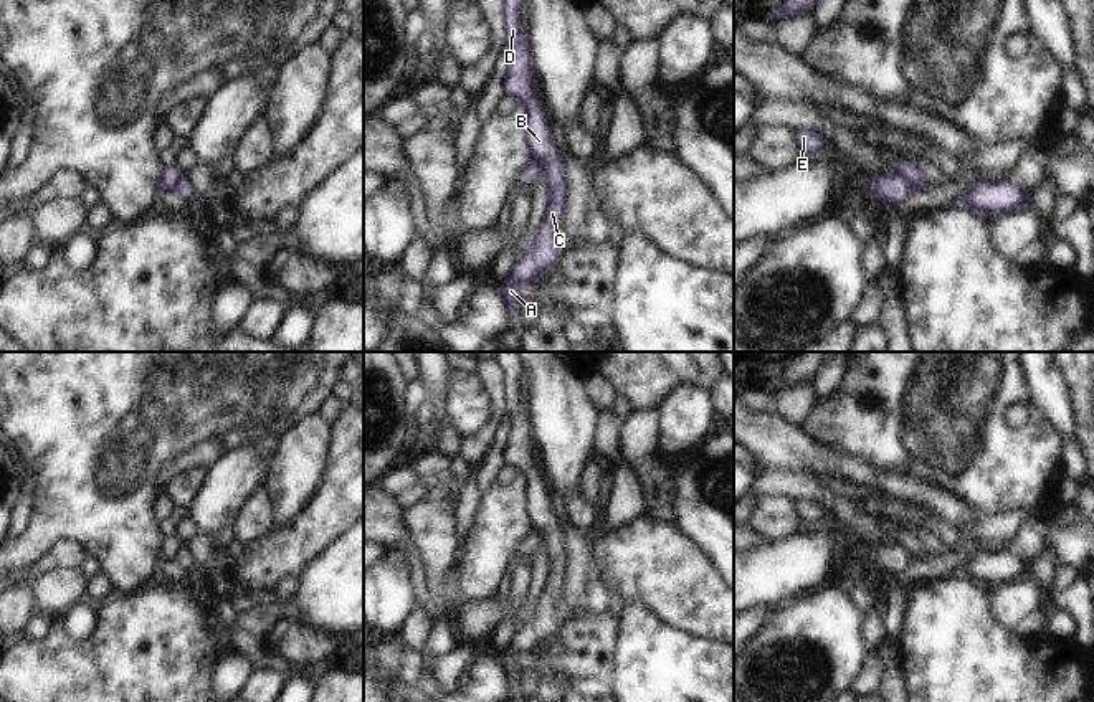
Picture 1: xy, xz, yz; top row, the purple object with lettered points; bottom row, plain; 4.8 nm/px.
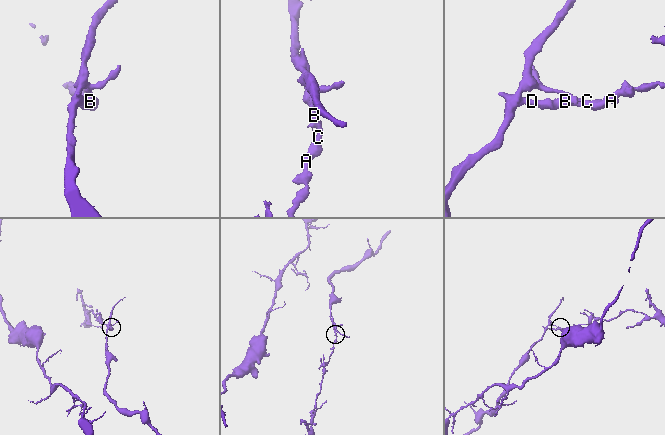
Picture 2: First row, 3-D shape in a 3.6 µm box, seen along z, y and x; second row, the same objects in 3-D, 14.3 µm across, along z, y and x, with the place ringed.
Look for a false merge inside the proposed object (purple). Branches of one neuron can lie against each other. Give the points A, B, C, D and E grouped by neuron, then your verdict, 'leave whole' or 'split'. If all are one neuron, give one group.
A B C D / E | split

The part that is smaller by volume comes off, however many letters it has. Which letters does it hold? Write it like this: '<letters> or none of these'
E

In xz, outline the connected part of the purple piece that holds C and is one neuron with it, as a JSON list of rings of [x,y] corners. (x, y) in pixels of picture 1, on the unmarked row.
[[[496,352],[494,360],[504,372],[504,413],[511,420],[504,466],[511,466],[524,476],[524,512],[530,527],[544,534],[549,560],[549,575],[542,595],[537,598],[535,613],[516,631],[502,656],[504,676],[512,687],[517,687],[526,659],[554,638],[560,624],[555,616],[555,603],[562,598],[560,588],[565,581],[564,567],[567,555],[560,525],[550,510],[550,499],[542,474],[532,461],[530,416],[522,405],[519,390],[519,382],[524,375],[522,363],[517,352]]]

